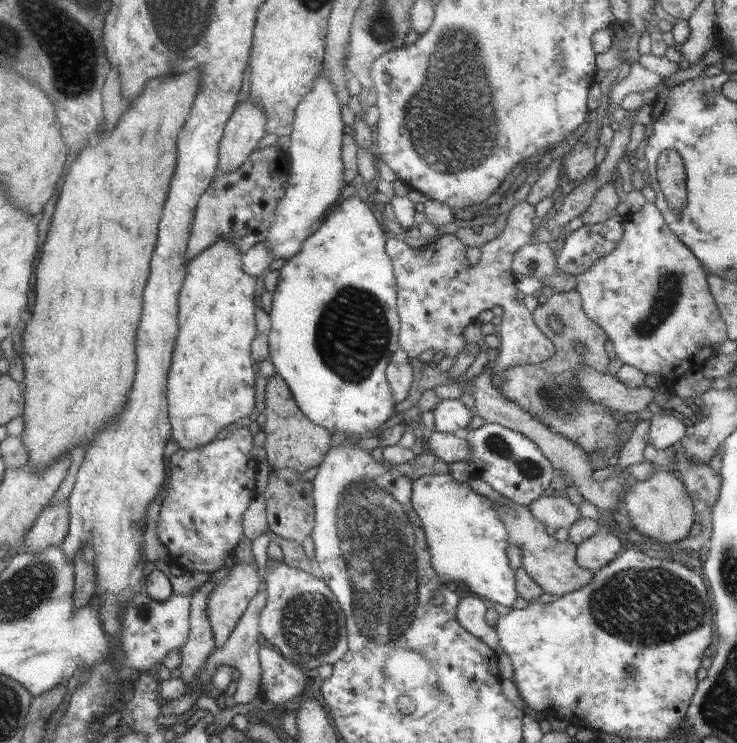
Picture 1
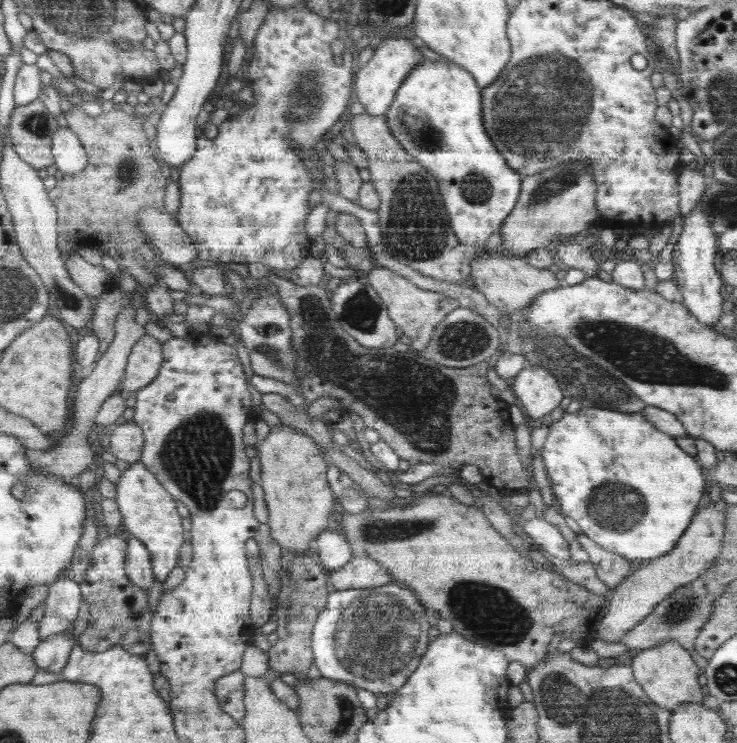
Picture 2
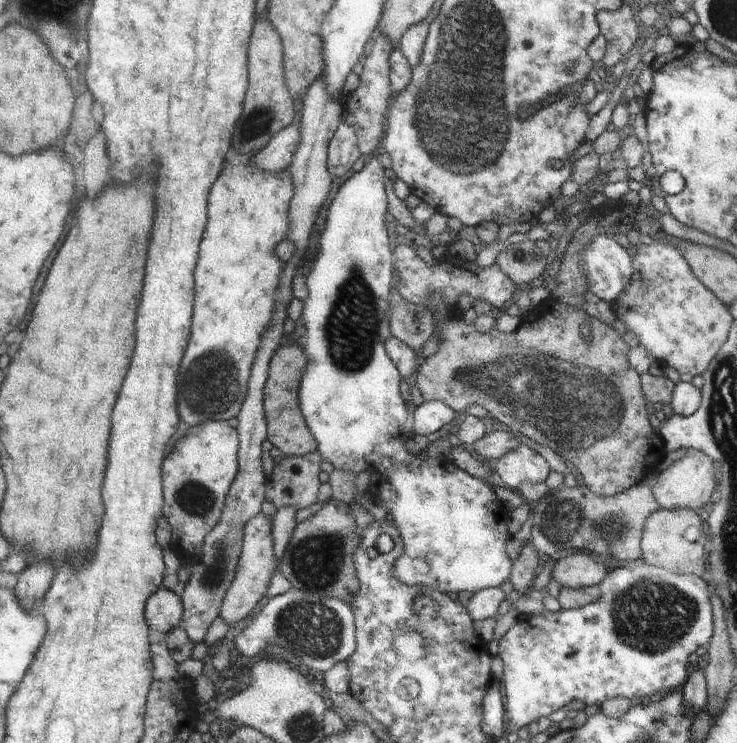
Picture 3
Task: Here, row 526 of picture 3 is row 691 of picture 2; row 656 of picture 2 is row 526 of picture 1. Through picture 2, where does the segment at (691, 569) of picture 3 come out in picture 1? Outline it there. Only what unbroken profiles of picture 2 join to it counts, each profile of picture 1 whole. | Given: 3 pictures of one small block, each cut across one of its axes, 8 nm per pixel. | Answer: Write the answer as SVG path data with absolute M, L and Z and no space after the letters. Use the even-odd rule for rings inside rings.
M658 467L653 476L644 482L629 479L625 499L626 512L635 529L664 544L684 540L694 524L695 512L692 512L692 500L685 484L662 467Z

